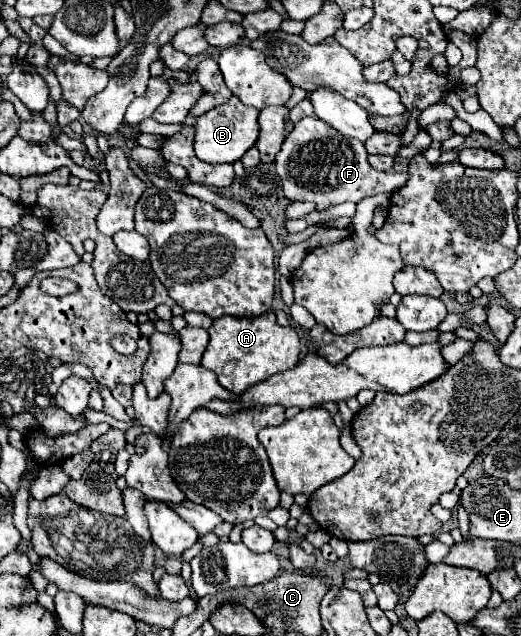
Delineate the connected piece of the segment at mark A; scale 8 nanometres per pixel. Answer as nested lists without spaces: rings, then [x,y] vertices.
[[[265,312],[257,318],[223,316],[213,320],[209,328],[209,344],[201,364],[217,374],[219,384],[235,396],[241,396],[251,386],[267,380],[271,374],[293,368],[299,362],[299,336],[287,326],[279,326],[275,312]]]

